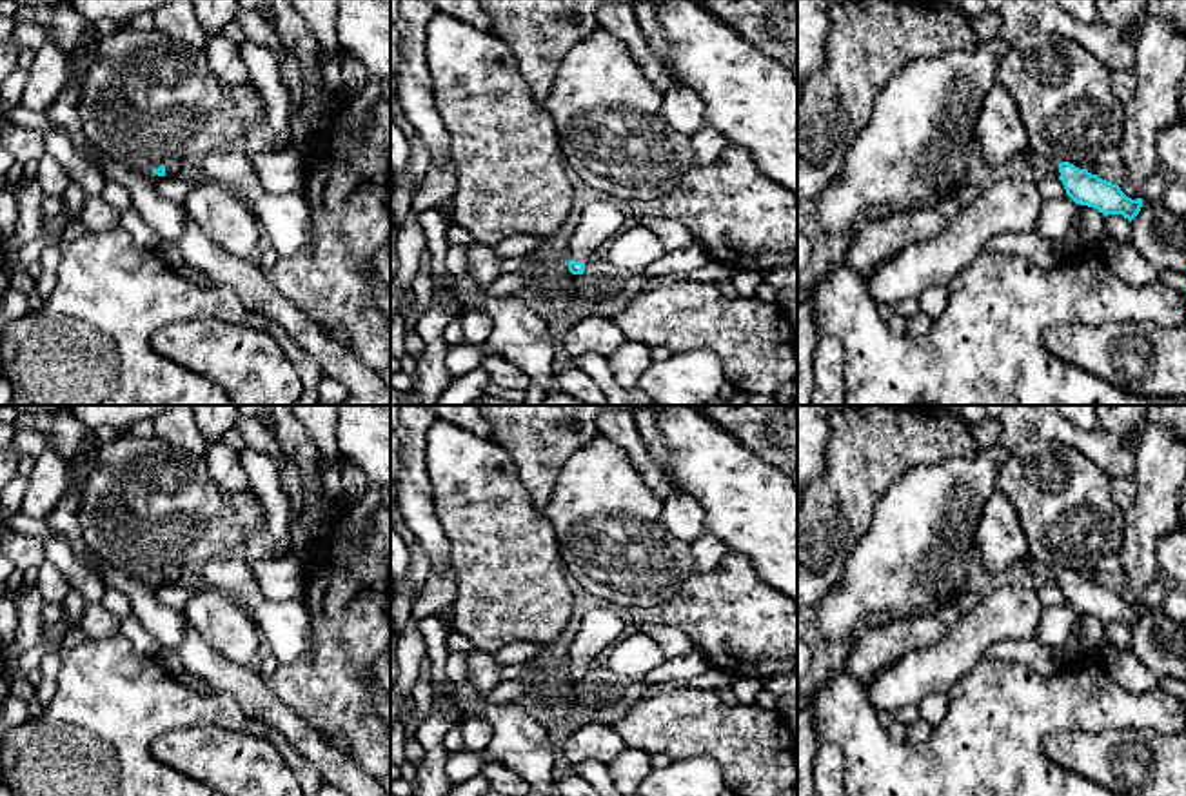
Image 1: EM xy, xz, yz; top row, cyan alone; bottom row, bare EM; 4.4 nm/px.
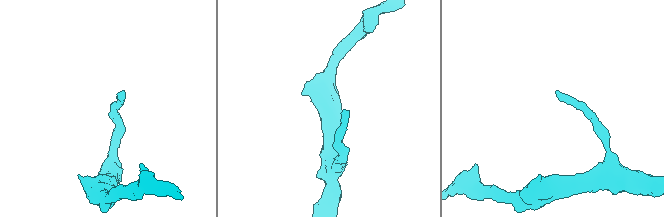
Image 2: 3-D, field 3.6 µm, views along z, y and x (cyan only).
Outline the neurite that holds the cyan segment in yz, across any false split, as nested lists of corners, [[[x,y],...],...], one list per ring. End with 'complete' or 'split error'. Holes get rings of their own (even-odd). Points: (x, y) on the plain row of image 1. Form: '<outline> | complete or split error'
[[[1030,556],[1024,563],[1043,583],[1055,582],[1062,589],[1066,602],[1079,612],[1093,614],[1104,623],[1122,622],[1130,629],[1142,614],[1142,605],[1128,605],[1117,591],[1106,589],[1070,569],[1044,565]]] | split error

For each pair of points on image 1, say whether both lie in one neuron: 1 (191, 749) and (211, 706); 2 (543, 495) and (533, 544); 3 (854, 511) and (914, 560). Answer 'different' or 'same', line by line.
1: different
2: different
3: different

